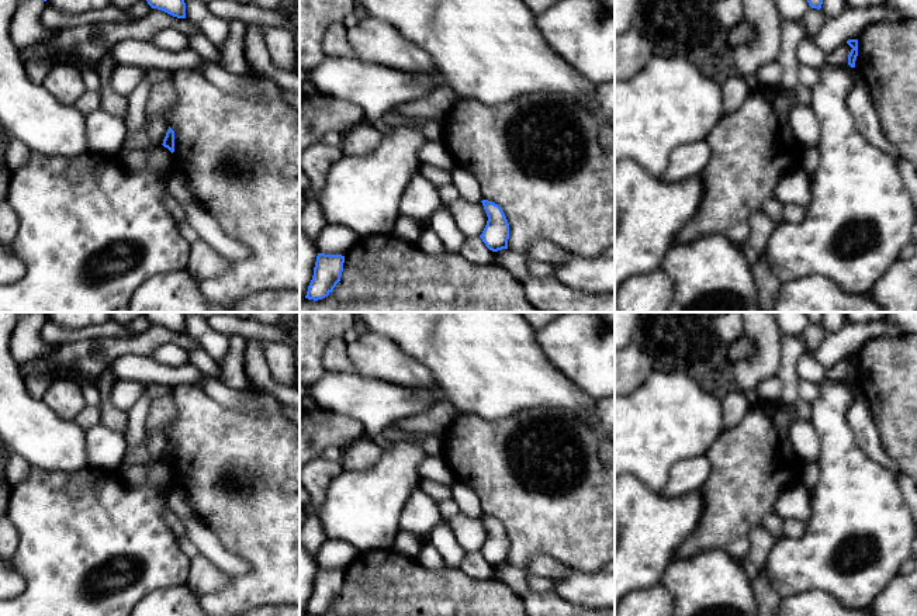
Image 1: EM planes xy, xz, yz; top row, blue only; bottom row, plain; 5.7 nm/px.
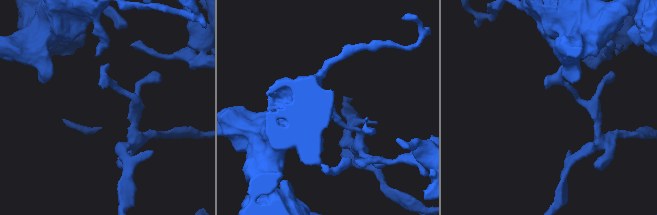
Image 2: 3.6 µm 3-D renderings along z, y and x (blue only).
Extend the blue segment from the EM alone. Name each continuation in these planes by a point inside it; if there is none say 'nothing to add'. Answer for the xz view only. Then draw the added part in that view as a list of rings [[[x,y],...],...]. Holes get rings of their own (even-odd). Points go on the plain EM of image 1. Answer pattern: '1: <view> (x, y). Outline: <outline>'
nothing to add

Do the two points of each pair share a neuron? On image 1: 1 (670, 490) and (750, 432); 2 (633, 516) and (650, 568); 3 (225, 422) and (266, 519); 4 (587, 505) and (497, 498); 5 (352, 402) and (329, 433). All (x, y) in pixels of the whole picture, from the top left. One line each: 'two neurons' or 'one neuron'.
1: two neurons
2: one neuron
3: one neuron
4: one neuron
5: two neurons

